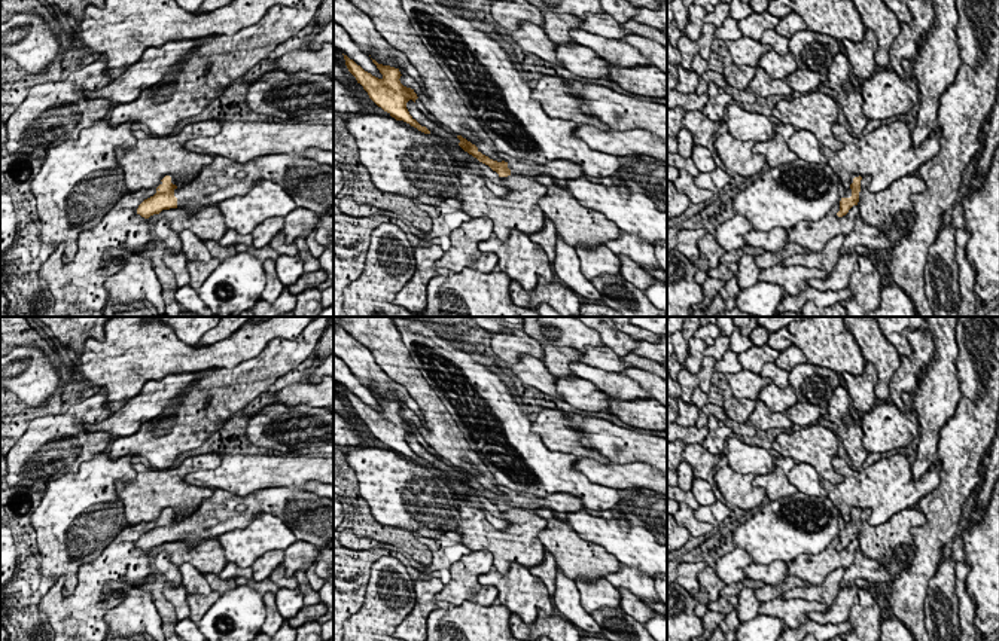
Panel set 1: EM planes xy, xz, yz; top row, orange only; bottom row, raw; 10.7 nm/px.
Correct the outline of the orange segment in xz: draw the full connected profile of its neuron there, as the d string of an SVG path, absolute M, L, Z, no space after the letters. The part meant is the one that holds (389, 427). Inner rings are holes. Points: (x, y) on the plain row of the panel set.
M344 388L345 399L348 405L356 410L357 416L363 419L368 425L369 431L387 445L396 454L403 454L411 460L417 461L424 467L430 467L426 460L421 460L408 445L406 436L418 431L414 422L406 421L400 416L400 405L399 402L378 397L375 393L372 396L377 399L380 406L383 408L381 412L372 409L371 406L365 405L360 399L357 399L353 393Z

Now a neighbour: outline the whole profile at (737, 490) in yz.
M730 466L719 467L715 482L724 498L735 509L750 513L762 506L767 495L764 488L753 486L755 474L743 474Z

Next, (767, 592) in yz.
M788 576L782 583L779 584L765 584L759 589L753 589L755 596L759 601L771 601L776 598L780 598L785 590L792 589L792 587L805 587L811 586L811 583L804 582L795 576Z

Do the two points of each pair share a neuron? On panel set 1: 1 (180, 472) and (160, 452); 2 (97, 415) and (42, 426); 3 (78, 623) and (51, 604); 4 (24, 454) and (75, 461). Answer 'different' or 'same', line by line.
1: different
2: same
3: same
4: same

